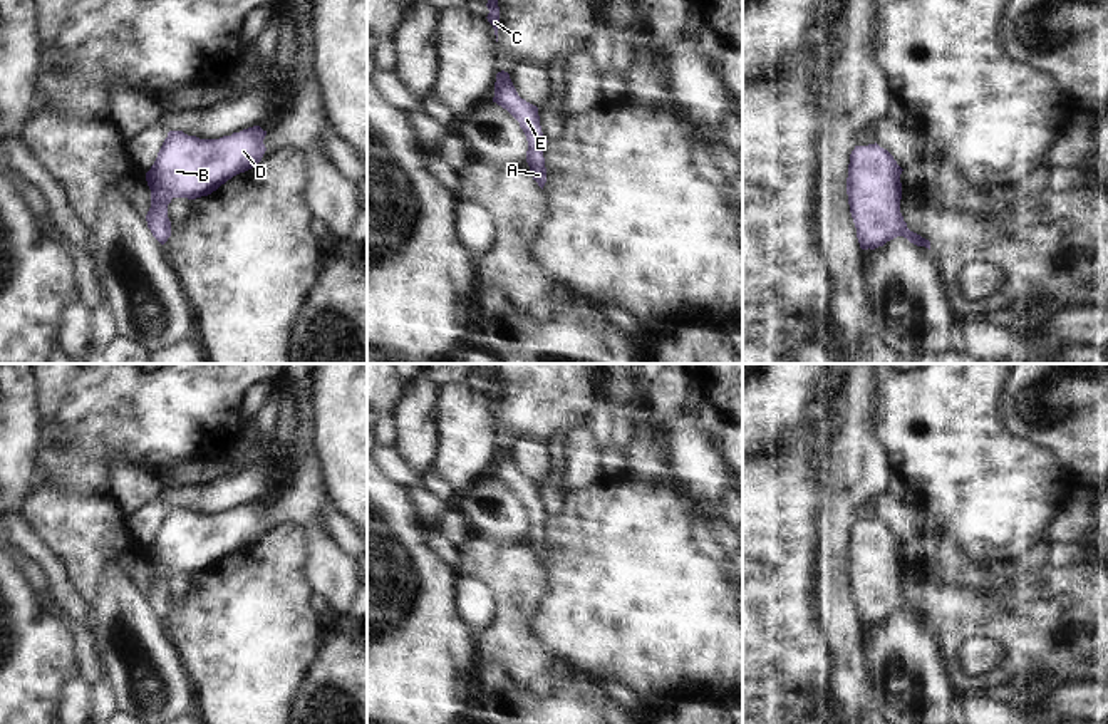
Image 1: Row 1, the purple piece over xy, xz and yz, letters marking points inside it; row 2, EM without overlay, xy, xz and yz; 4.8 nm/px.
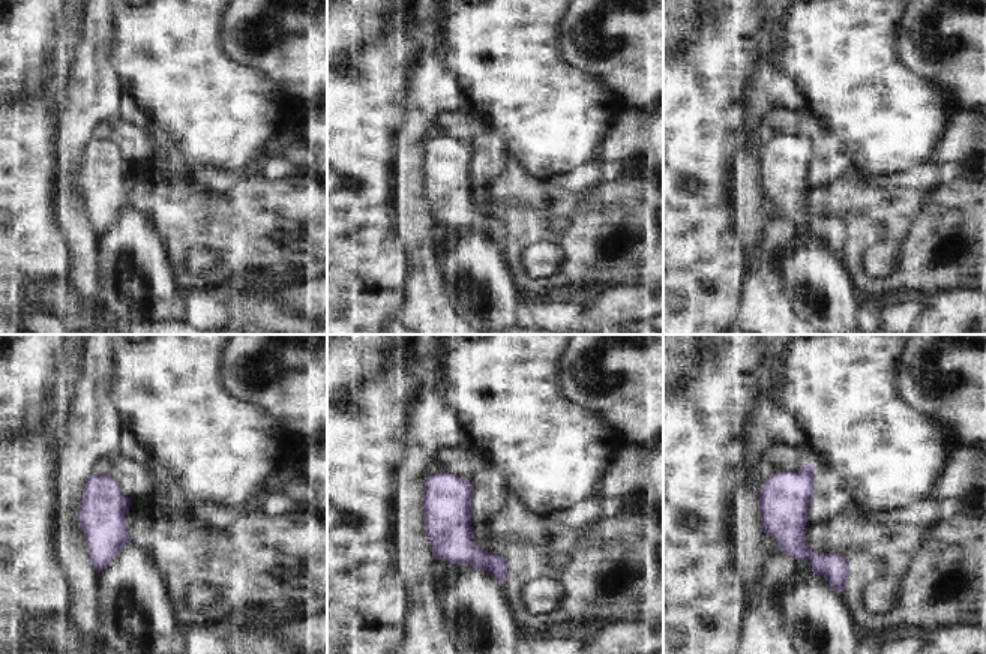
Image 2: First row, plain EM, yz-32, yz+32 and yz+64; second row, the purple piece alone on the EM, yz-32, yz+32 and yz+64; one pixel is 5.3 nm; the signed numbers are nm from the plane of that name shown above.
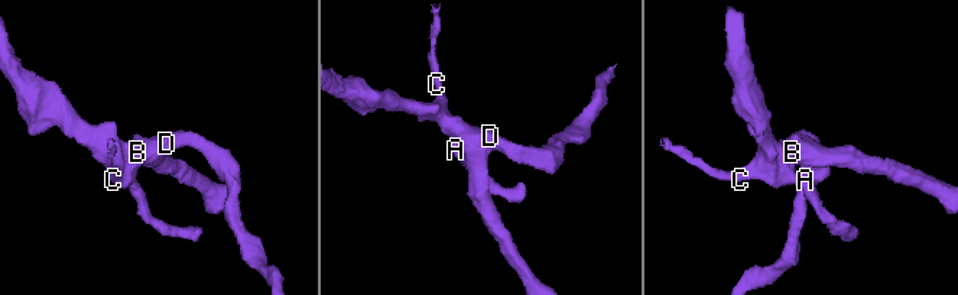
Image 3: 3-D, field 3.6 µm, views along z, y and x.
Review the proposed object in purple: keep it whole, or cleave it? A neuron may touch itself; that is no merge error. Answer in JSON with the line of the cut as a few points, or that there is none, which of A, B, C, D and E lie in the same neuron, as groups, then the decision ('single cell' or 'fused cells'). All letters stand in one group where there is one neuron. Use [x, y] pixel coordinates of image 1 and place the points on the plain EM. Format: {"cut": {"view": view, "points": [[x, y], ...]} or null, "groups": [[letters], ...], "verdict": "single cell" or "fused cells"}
{"cut": null, "groups": [["A", "B", "C", "D", "E"]], "verdict": "single cell"}

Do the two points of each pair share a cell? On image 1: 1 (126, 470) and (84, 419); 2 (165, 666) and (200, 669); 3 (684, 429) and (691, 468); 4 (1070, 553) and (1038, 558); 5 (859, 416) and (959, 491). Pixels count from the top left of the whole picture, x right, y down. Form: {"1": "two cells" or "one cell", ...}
{"1": "two cells", "2": "two cells", "3": "one cell", "4": "one cell", "5": "two cells"}

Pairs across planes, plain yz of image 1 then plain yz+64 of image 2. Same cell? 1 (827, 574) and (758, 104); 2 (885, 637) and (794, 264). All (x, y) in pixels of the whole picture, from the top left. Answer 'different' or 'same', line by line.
1: same
2: same

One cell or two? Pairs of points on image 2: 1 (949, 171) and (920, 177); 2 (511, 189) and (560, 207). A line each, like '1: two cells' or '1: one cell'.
1: one cell
2: one cell

